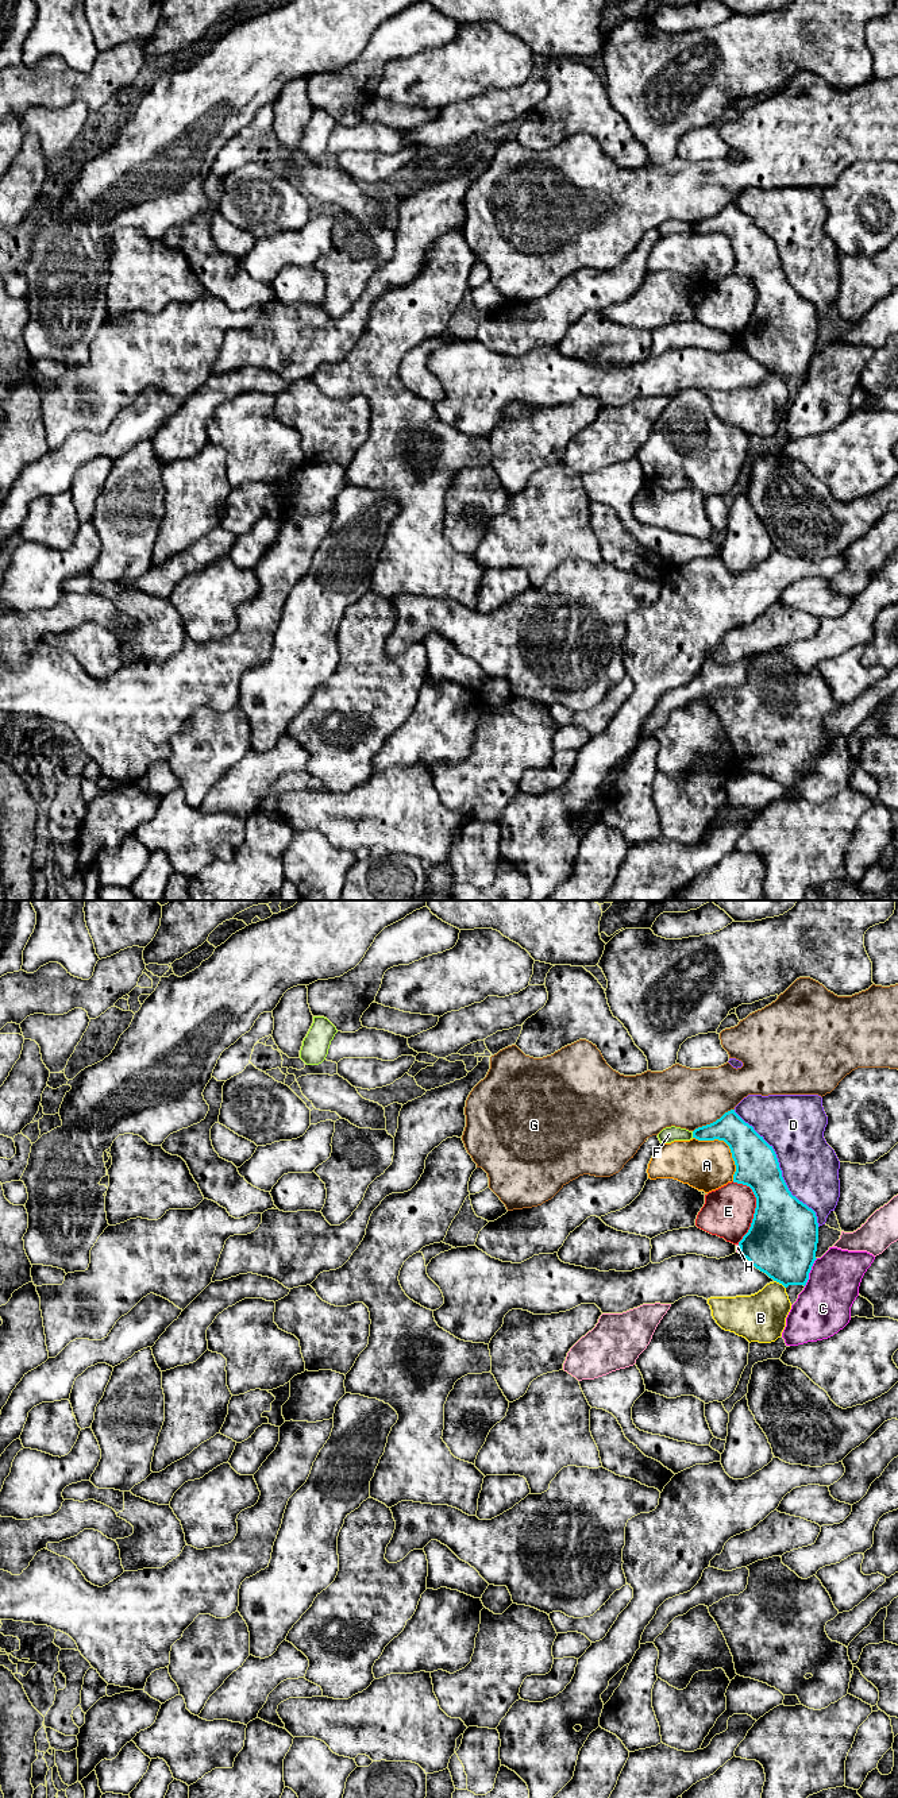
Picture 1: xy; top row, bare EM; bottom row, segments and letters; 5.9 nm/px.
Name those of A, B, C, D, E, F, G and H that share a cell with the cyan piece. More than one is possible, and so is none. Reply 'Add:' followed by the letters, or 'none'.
Add: none

